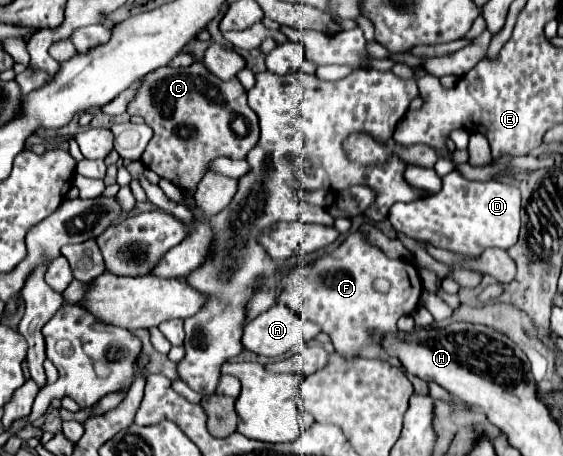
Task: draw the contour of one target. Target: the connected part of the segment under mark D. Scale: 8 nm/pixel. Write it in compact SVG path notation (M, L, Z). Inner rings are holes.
M459 171L443 177L443 187L435 195L427 195L409 203L395 203L389 221L395 231L417 241L429 241L441 249L461 255L479 257L487 247L509 249L515 245L521 227L521 191L515 185L491 179L469 181Z

